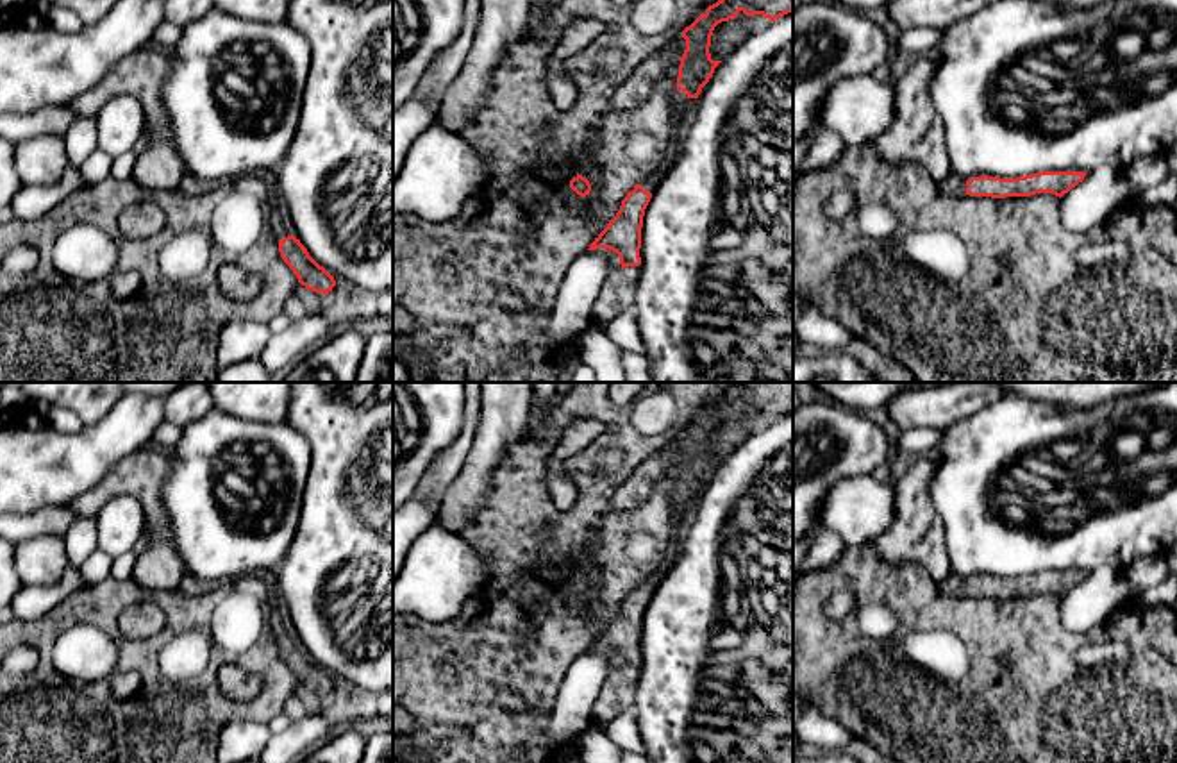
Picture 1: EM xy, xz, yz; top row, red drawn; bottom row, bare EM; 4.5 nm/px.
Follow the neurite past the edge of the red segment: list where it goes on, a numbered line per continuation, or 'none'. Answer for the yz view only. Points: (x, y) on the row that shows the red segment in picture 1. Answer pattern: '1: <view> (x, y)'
none

